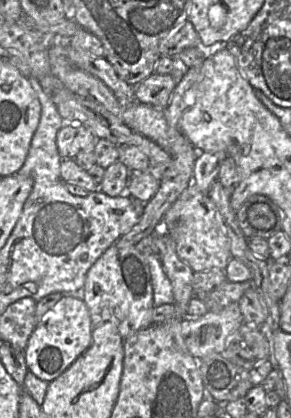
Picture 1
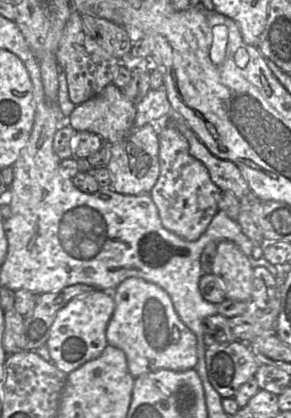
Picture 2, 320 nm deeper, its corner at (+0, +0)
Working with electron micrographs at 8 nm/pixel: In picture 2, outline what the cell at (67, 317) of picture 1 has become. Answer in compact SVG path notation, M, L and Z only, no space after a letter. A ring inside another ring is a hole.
M95 289L71 299L57 312L46 347L58 369L69 374L101 355L108 345L106 330L114 310L114 298L106 291Z

